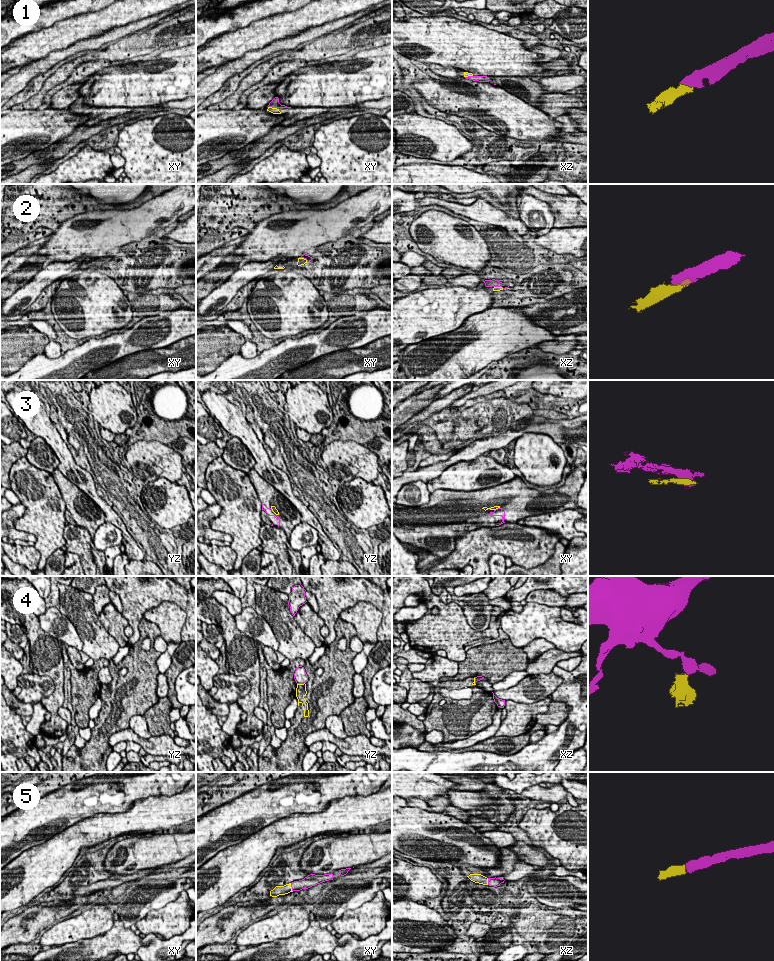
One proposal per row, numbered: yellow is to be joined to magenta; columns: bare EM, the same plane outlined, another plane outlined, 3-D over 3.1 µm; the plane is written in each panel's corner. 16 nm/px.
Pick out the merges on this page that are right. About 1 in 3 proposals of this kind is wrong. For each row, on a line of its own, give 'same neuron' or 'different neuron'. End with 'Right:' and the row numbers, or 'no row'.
1: same neuron
2: same neuron
3: same neuron
4: different neuron
5: same neuron
Right: 1, 2, 3, 5

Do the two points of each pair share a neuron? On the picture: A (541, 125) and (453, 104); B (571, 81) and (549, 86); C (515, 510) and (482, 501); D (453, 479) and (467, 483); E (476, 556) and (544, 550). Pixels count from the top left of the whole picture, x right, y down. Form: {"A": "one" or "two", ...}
{"A": "one", "B": "one", "C": "one", "D": "one", "E": "one"}

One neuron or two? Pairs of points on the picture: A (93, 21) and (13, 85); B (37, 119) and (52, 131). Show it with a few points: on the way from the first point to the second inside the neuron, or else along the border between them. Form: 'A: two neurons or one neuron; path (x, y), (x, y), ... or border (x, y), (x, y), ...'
A: two neurons; border (79, 41), (65, 48), (53, 50), (36, 61)
B: one neuron; path (41, 123), (48, 127)

